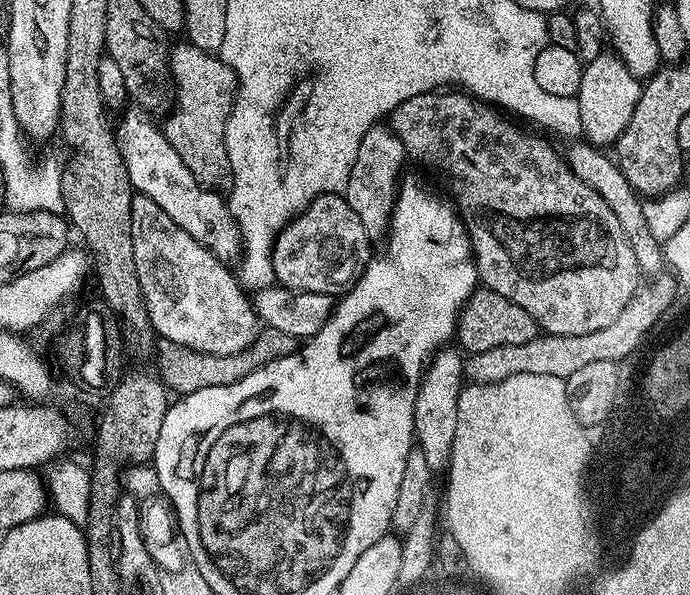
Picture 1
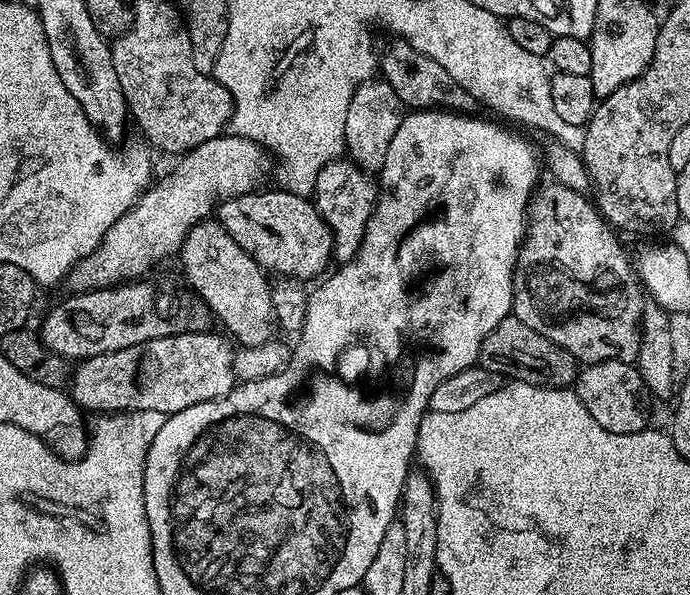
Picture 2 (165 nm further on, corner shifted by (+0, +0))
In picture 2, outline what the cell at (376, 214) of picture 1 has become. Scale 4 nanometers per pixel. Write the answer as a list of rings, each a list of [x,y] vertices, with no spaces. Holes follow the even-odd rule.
[[[373,78],[365,84],[360,84],[358,90],[354,90],[354,98],[350,98],[350,110],[346,110],[344,135],[347,158],[329,162],[318,174],[314,185],[314,203],[332,231],[332,254],[337,261],[353,260],[360,249],[378,195],[378,184],[373,173],[386,162],[386,150],[390,150],[390,141],[394,138],[398,126],[402,126],[405,115],[404,103],[383,78]],[[349,158],[357,165],[351,164]],[[359,167],[372,172],[372,176]]]

